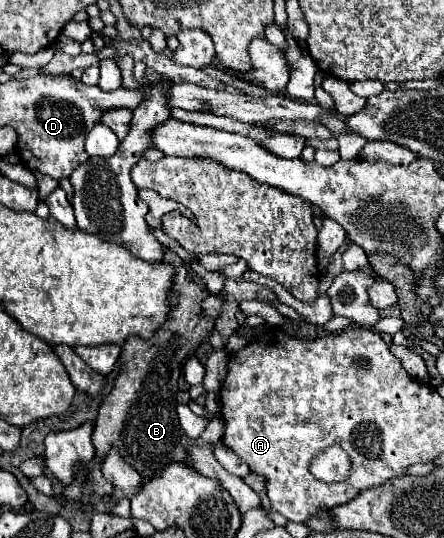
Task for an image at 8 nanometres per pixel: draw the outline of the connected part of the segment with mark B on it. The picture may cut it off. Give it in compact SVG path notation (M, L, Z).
M172 251L164 253L164 261L176 271L168 297L168 319L150 339L138 339L138 335L132 335L124 343L120 355L120 375L116 377L112 393L104 399L98 411L92 433L92 443L100 459L104 459L112 445L118 445L120 453L132 463L132 467L136 467L138 473L144 473L144 479L160 473L170 461L170 455L172 461L186 461L186 447L182 443L182 429L176 415L180 361L184 361L188 353L192 353L210 335L216 323L216 319L204 319L200 315L200 301L208 295L208 291L190 265Z

